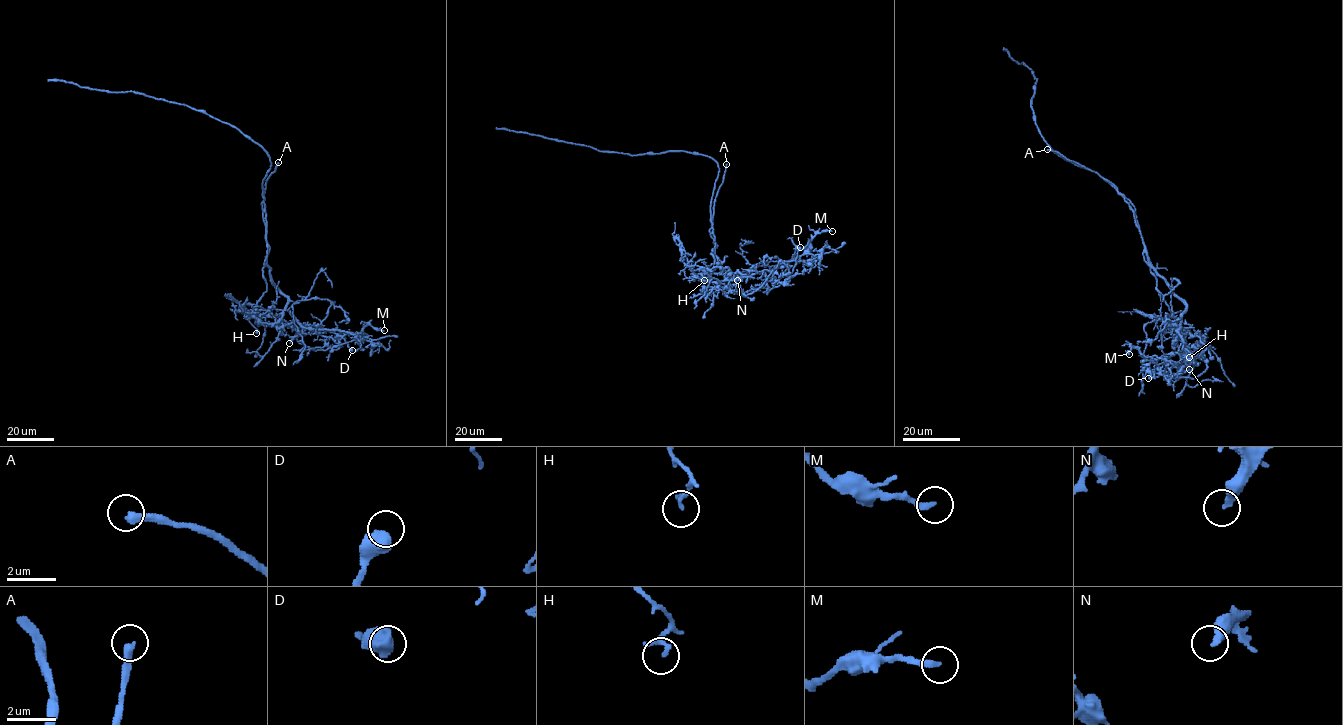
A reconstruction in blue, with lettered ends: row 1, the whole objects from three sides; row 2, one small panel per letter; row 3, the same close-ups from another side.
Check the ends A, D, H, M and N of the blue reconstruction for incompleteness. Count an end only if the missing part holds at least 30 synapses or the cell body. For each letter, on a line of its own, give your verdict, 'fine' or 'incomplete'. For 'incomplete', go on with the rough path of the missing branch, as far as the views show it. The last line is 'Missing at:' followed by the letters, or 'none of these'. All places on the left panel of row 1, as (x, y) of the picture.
A: incomplete; missing branch runs (278, 162), (286, 166), (286, 172), (269, 164)
D: fine
H: fine
M: fine
N: incomplete; missing branch runs (289, 343), (285, 355), (285, 345), (292, 343)
Missing at: A, N

